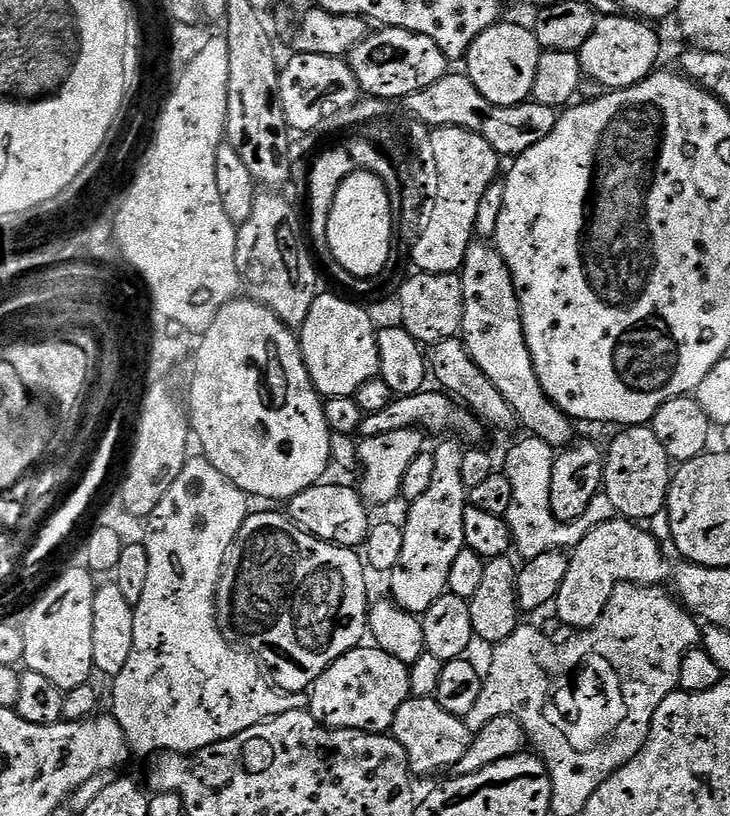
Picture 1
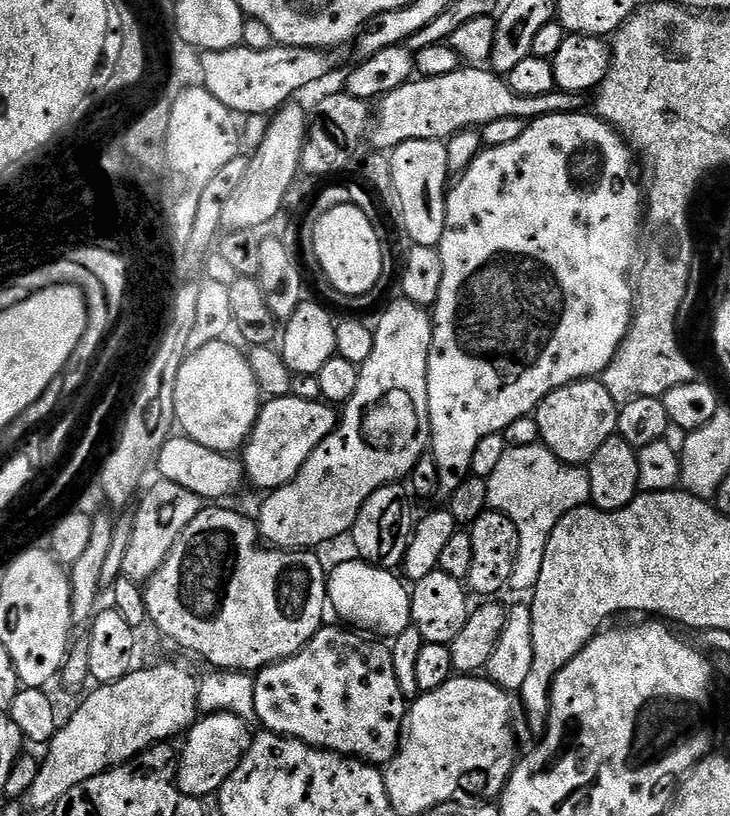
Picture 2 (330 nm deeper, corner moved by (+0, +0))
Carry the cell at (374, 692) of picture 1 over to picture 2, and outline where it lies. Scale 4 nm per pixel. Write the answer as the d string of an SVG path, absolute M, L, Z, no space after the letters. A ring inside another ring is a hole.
M325 626L320 628L310 638L310 642L296 656L291 656L285 660L280 660L268 668L261 668L255 673L254 679L254 706L256 710L255 719L264 723L263 727L269 732L277 732L280 736L288 736L292 740L300 740L303 744L308 744L311 748L318 748L326 752L336 752L345 758L359 758L366 764L373 766L387 765L388 761L393 760L396 751L400 749L402 733L406 728L406 697L404 691L398 686L398 678L394 674L394 658L392 657L391 647L387 643L381 642L376 638L369 638L359 631L353 630L348 626L331 628Z

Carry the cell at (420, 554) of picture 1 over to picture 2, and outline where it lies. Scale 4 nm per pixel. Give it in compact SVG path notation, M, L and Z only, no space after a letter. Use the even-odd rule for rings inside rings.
M577 110L538 117L525 127L522 138L506 142L506 146L485 147L448 189L446 226L438 245L442 254L442 290L434 305L432 349L428 355L430 455L438 466L441 493L451 494L458 490L465 478L472 475L474 450L478 450L478 442L482 442L482 438L499 436L510 422L533 415L539 404L556 388L573 384L575 380L599 377L608 369L614 354L628 336L634 311L634 284L631 279L628 281L628 271L632 268L636 247L642 244L646 200L642 188L636 185L636 176L632 173L633 153L626 147L624 137L599 116L587 116L586 113Z

